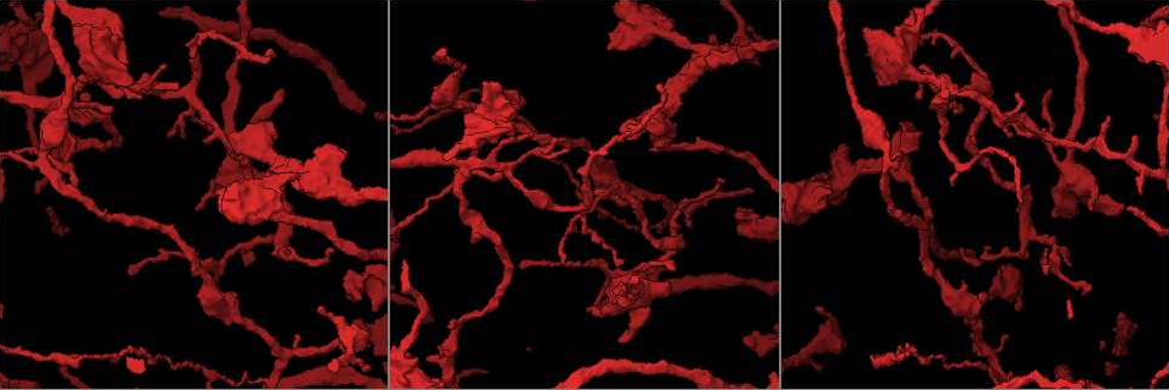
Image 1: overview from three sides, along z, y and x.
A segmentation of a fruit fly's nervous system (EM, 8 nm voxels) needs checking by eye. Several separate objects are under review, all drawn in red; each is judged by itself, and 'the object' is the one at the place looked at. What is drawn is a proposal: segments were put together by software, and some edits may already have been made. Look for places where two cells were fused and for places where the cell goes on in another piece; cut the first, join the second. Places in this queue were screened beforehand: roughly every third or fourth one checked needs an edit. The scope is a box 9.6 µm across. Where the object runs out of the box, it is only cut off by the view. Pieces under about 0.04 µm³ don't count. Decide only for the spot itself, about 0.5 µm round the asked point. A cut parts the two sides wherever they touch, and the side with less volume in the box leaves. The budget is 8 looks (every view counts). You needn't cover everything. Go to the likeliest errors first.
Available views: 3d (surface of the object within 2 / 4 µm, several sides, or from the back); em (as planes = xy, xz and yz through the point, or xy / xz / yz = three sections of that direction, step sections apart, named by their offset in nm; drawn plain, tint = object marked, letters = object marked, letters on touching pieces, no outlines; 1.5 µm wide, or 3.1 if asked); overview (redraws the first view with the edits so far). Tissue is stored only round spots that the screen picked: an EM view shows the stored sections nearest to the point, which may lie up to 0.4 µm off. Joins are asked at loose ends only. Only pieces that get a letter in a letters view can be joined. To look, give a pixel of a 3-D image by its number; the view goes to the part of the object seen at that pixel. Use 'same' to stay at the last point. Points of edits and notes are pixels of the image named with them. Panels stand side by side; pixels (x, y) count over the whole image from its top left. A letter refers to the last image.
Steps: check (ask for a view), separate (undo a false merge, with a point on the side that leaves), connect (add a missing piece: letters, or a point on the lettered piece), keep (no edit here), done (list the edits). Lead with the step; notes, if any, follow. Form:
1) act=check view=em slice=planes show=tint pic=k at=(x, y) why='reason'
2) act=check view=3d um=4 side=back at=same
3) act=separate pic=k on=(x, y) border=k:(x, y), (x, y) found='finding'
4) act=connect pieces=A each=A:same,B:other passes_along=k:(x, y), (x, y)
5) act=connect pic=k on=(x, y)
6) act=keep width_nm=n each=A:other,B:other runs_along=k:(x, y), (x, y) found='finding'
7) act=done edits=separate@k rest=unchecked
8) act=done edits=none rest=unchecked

act=check view=3d um=4 pic=1 at=(469, 165) why='a fork'

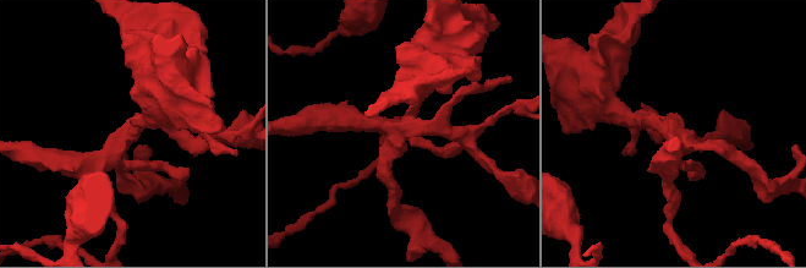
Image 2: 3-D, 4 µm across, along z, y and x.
act=check view=em slice=planes show=letters pic=2 at=(129, 129) why='shape alone is not enough'

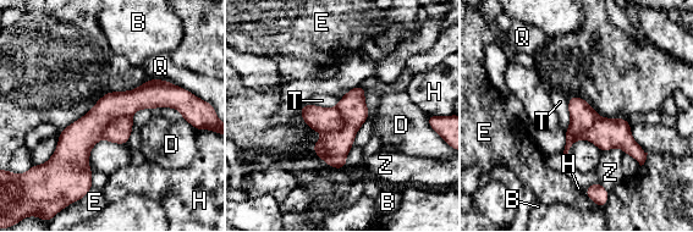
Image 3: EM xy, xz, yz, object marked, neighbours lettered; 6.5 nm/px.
act=separate pic=3 on=(319, 119) width_nm=200 longest_contact=Q:280nm each=B:other,D:other,E:other,H:other,Q:other,T:other,Z:other found='a second cell is stuck on'

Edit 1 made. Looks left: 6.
act=check view=overview

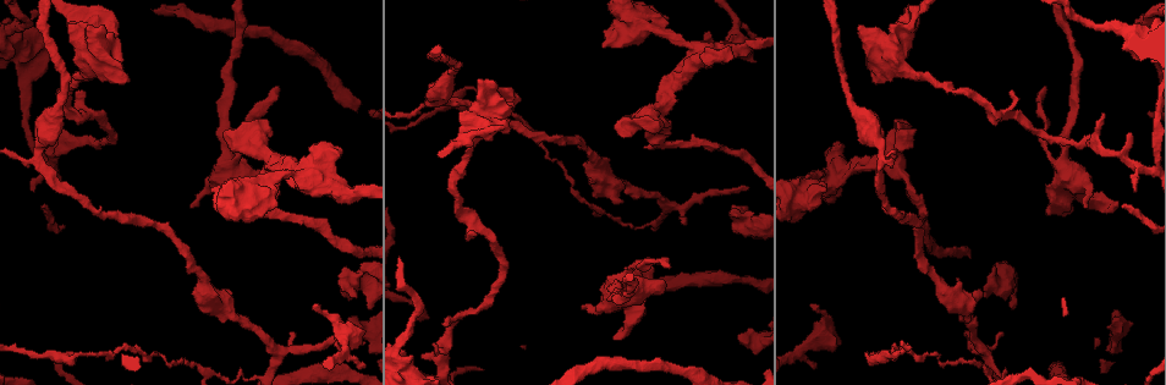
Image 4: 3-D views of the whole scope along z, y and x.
act=check view=em slice=xy step=8 show=letters pic=4 at=(748, 186) why='tapers out'

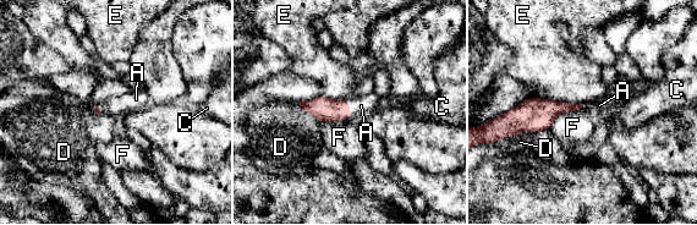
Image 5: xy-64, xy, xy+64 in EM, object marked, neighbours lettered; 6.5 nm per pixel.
act=check view=em slice=planes show=letters at=same why='cut it another way'

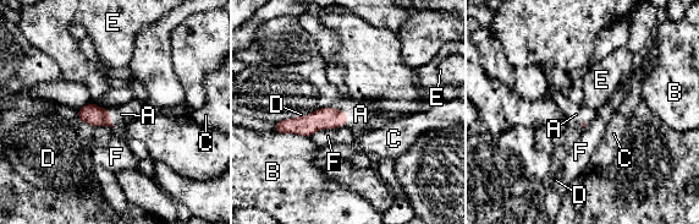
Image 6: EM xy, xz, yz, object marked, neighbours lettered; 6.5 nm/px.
act=connect pieces=A each=A:same,B:other,C:other,D:other,E:other,F:other passes_along=6:(326, 118), (345, 112), (361, 114) found='it goes on there'

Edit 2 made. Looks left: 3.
act=check view=overview why='see it whole again'

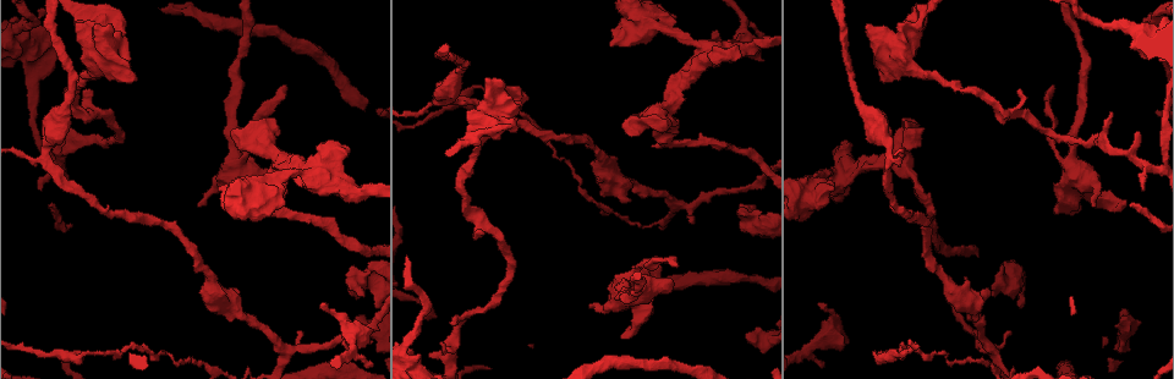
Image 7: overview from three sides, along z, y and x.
act=check view=em slice=planes show=letters pic=7 at=(741, 51) why='thick turns thin'

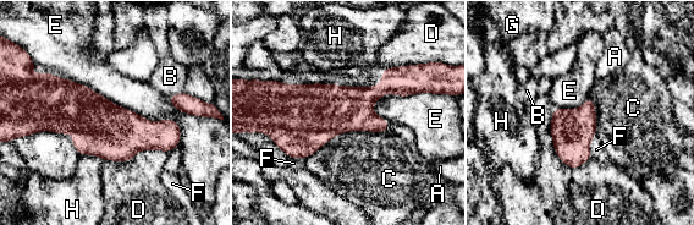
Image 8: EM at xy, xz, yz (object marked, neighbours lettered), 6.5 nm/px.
act=keep each=A:other,B:other,C:other,D:other,E:other,F:other,G:other,H:other border=8:(387, 130), (336, 133), (307, 158) found='all the same cell'

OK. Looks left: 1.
act=done edits=separate@3,connect@6 rest=unchecked

